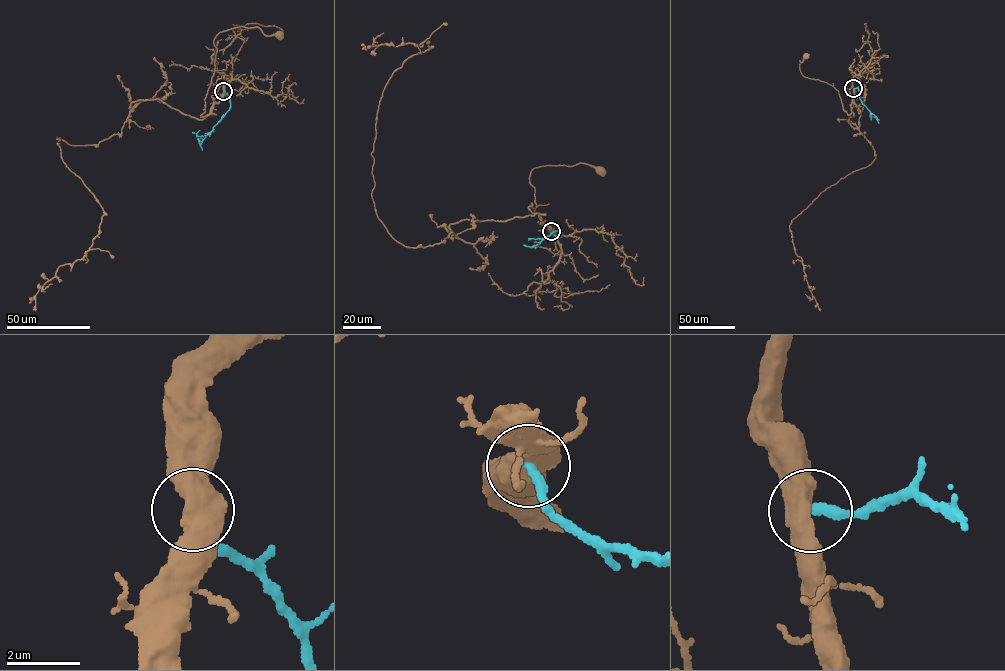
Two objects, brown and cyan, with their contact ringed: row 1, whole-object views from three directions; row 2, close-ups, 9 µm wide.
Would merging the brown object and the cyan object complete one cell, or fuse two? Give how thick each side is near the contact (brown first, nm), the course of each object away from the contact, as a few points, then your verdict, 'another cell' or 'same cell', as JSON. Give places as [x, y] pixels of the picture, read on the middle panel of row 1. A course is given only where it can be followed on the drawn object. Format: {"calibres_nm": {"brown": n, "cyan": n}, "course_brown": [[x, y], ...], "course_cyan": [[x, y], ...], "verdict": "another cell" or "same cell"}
{"calibres_nm": {"brown": 650, "cyan": 280}, "course_brown": [[551, 231], [528, 207], [532, 203], [534, 210], [536, 205], [531, 170], [581, 163], [601, 170]], "course_cyan": [[551, 231], [561, 234], [559, 230], [554, 231], [535, 247], [523, 245]], "verdict": "another cell"}

